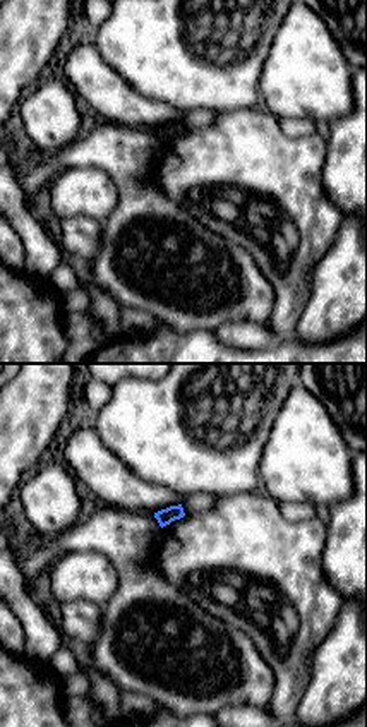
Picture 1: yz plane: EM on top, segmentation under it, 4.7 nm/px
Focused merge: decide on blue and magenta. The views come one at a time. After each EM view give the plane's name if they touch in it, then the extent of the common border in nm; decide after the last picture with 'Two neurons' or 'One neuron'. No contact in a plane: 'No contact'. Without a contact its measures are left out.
No contact

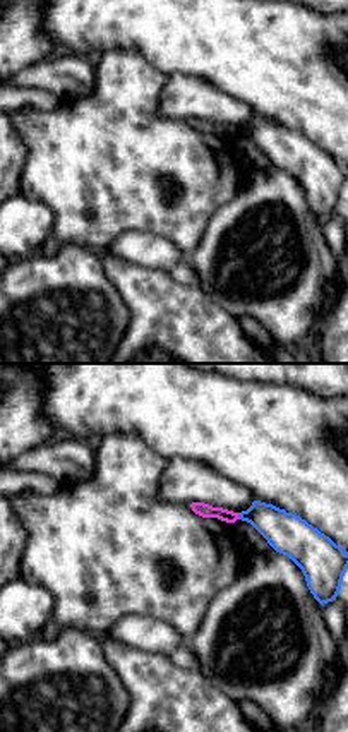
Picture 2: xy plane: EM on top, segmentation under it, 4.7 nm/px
Touches blue in xy. Shared border 30 nm

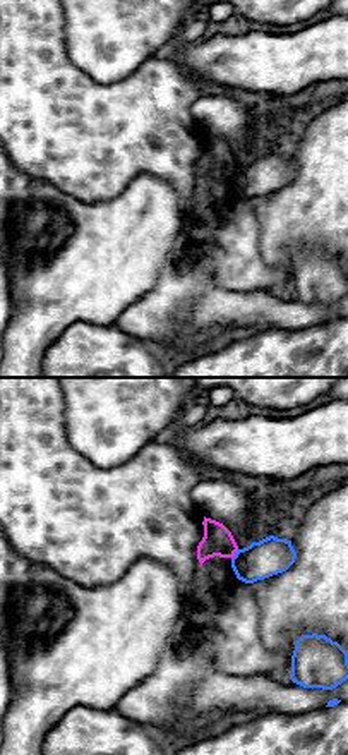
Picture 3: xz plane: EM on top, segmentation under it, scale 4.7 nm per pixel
Touches blue in xz. Shared border 60 nm

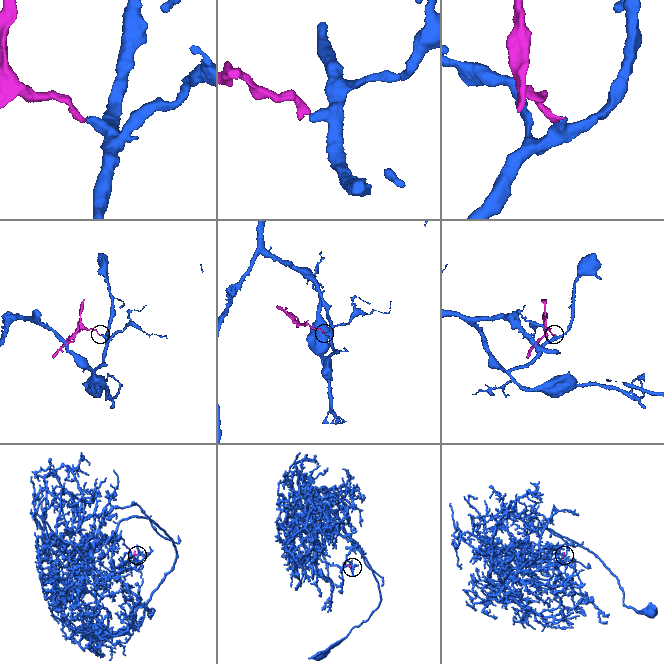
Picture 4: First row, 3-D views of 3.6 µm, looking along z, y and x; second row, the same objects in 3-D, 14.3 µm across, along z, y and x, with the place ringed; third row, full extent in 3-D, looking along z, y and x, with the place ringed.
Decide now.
Two neurons

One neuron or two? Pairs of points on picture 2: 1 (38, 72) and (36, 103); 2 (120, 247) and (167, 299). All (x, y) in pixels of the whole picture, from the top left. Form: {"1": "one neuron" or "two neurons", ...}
{"1": "two neurons", "2": "two neurons"}

